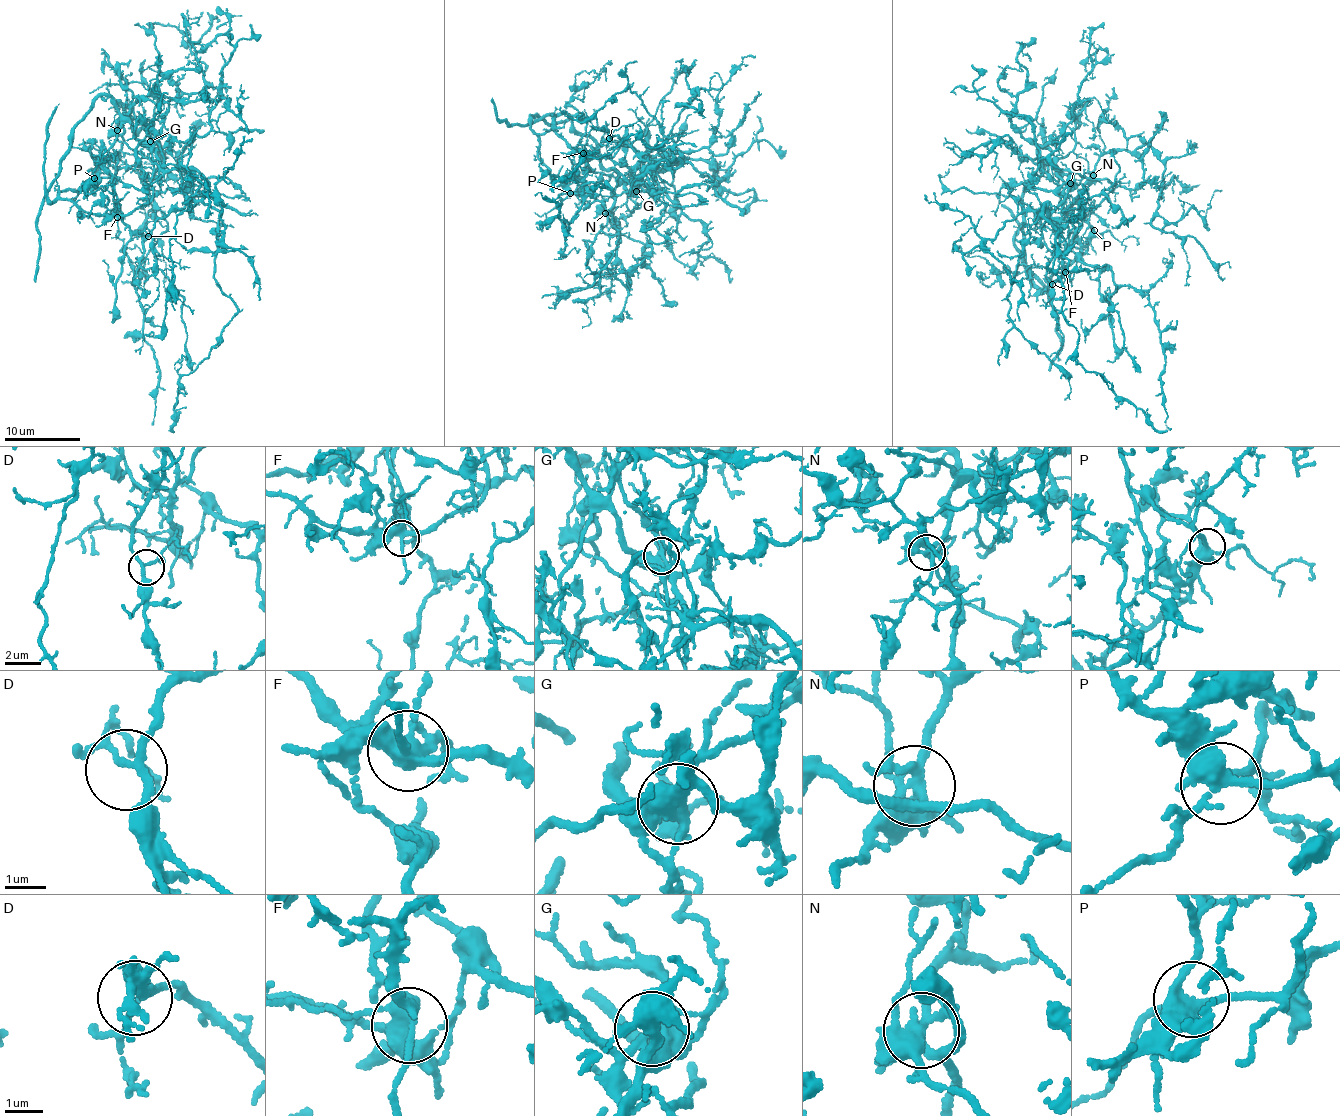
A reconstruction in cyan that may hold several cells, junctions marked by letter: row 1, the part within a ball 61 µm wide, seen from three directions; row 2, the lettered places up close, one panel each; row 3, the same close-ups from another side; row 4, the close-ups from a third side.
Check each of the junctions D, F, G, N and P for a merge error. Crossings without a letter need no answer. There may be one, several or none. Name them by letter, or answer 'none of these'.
G, N

